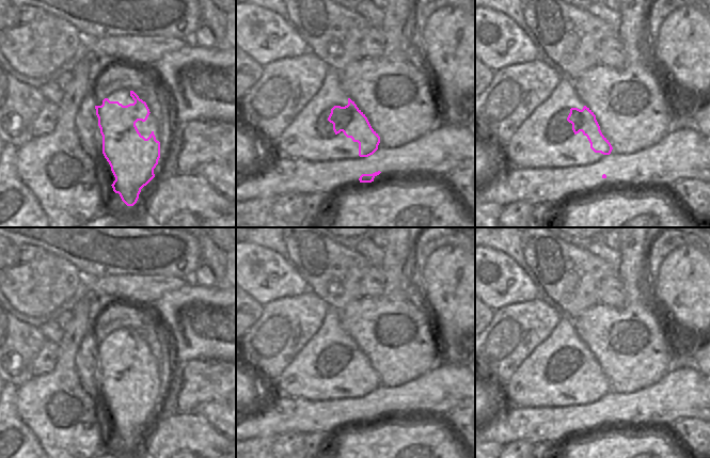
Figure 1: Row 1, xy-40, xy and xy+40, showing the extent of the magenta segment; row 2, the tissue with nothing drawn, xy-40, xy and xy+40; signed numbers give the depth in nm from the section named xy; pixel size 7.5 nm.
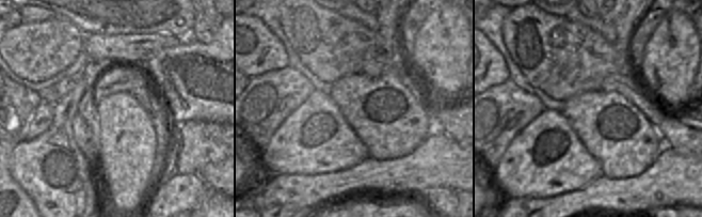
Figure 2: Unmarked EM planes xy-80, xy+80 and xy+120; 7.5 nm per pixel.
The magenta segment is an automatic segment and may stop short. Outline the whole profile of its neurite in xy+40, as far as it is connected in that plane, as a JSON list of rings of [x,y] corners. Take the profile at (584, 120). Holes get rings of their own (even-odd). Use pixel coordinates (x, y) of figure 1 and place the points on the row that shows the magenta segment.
[[[584,106],[582,110],[571,108],[567,121],[572,124],[574,135],[582,131],[583,135],[587,137],[590,148],[595,153],[601,153],[603,155],[611,154],[613,147],[602,135],[596,115],[589,108],[586,106]]]

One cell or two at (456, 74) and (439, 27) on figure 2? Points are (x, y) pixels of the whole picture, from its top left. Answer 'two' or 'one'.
two

